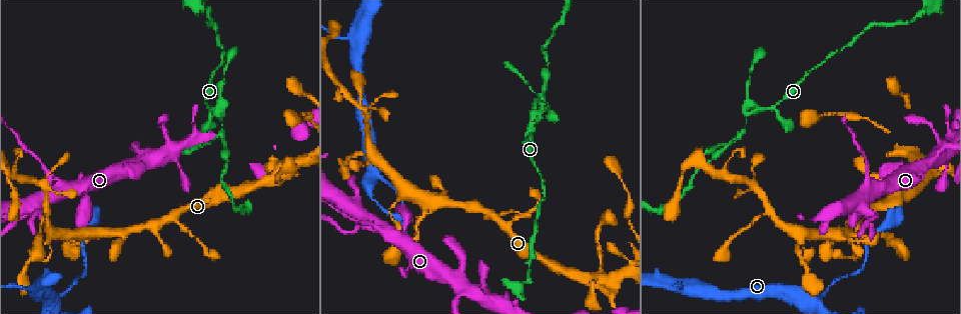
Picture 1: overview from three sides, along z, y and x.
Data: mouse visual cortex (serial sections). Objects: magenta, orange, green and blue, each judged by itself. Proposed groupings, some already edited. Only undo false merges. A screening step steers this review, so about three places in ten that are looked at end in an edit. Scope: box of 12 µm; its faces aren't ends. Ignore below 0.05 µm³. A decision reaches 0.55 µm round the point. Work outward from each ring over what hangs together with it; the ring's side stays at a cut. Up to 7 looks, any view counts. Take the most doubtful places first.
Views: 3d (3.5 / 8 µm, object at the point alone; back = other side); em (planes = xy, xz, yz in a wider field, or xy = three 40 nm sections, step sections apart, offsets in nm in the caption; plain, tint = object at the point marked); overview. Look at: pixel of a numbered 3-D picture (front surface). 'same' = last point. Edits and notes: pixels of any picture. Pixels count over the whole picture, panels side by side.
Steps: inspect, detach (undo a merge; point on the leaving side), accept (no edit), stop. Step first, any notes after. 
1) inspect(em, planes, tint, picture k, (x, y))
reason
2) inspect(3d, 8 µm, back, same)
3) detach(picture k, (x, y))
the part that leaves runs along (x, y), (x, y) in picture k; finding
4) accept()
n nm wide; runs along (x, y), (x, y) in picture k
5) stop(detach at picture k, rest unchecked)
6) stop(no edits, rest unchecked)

inspect(3d, 3.5 µm, picture 1, (529, 135))
calibre changes

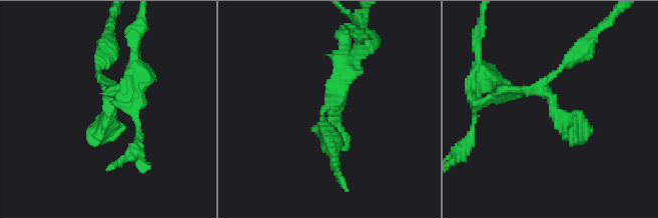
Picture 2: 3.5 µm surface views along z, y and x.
inspect(em, planes, tint, picture 2, (110, 106))

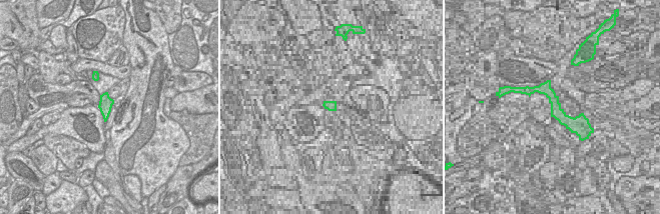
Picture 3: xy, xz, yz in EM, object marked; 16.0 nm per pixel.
accept()
runs along (103, 58), (106, 125), (122, 131) in picture 2; all the same cell

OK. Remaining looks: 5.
inspect(3d, 3.5 µm, picture 1, (384, 180))
sudden change in width

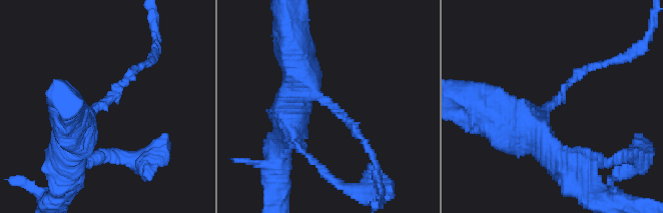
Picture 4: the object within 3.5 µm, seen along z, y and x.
inspect(em, xy, step 3, tint, picture 4, (556, 101))
arms of 150, 500 nm; need the tissue

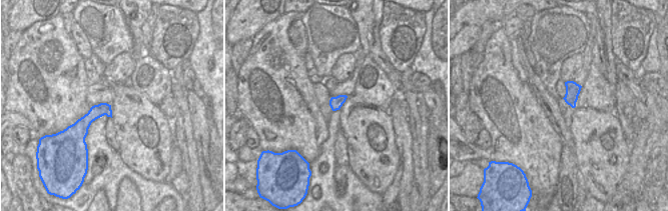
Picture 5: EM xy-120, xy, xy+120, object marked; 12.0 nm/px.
accept()
continuous, no second cell

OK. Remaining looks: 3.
inspect(3d, 3.5 µm, picture 1, (495, 216))
side arm on a straight run

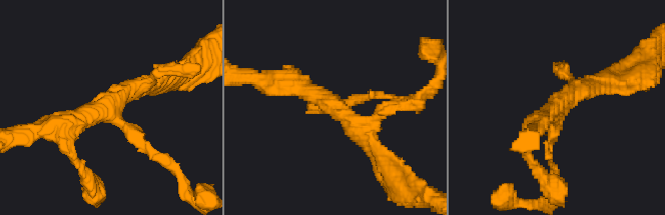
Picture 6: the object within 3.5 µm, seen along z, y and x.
inspect(em, xy, step 3, tint, picture 6, (106, 101))
3 arms; arms of 150, 250, 300 nm; now the EM

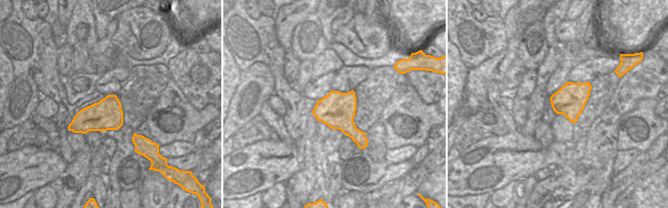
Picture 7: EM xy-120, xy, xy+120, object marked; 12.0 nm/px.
accept()
runs along (379, 148), (326, 100), (277, 82) in picture 6; continuous, no second cell

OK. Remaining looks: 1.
stop(no edits, rest unchecked)

